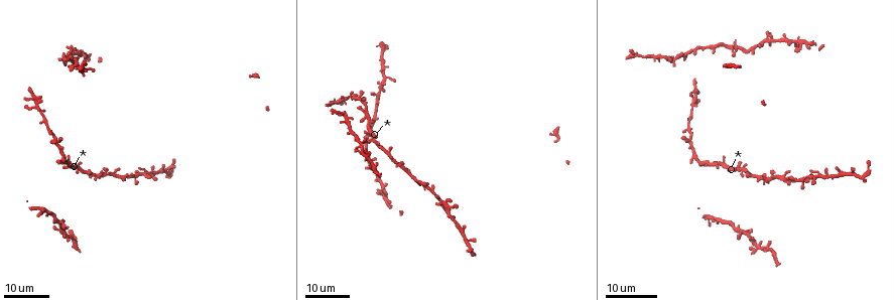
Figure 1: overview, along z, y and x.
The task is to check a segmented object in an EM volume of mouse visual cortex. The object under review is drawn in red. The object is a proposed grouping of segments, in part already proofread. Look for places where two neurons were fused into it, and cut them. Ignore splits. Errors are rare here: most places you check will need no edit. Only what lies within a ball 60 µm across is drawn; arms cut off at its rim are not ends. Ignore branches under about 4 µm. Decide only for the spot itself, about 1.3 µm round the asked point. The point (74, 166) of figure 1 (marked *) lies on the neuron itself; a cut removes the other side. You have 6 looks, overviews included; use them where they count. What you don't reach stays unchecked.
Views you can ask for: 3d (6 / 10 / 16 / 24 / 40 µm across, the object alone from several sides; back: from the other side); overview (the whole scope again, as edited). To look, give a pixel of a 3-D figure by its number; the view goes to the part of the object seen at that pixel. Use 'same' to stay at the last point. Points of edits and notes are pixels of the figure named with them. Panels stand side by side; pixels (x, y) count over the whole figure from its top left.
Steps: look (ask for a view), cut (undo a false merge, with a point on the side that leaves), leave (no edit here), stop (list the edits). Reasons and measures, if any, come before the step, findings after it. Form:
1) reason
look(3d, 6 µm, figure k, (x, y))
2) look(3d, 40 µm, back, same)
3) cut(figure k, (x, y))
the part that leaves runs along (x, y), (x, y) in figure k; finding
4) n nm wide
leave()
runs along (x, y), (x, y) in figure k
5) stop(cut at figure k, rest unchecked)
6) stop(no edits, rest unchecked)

four-way junction
look(3d, 24 µm, figure 1, (365, 111))

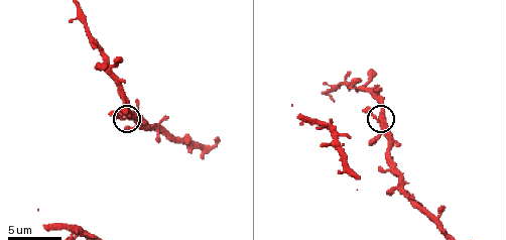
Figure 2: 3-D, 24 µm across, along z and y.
zoom in
look(3d, 10 µm, figure 2, (125, 118))

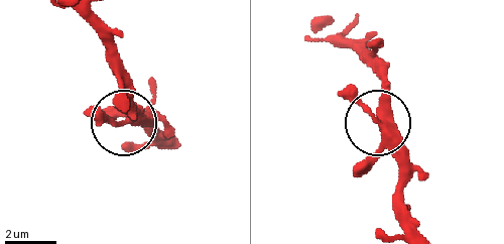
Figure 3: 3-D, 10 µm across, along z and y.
340 nm wide
leave()
continuous, no second neuron

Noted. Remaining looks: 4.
look(3d, 24 µm, figure 1, (435, 191))

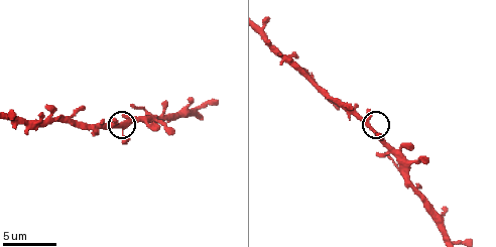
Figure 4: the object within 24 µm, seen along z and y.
look(3d, 10 µm, figure 4, (369, 129))

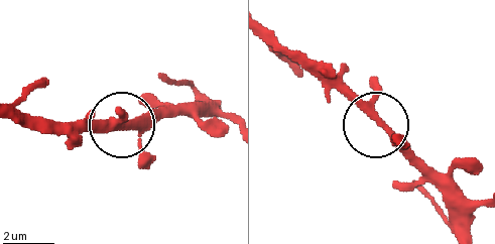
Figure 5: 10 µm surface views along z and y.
closer look
look(3d, 6 µm, figure 5, (376, 120))

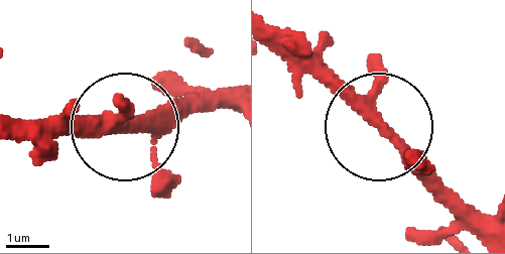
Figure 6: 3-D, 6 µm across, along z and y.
leave()
runs along (269, 24), (482, 226) in figure 6; one neuron here

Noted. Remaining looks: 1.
stop(no edits, rest unchecked)

